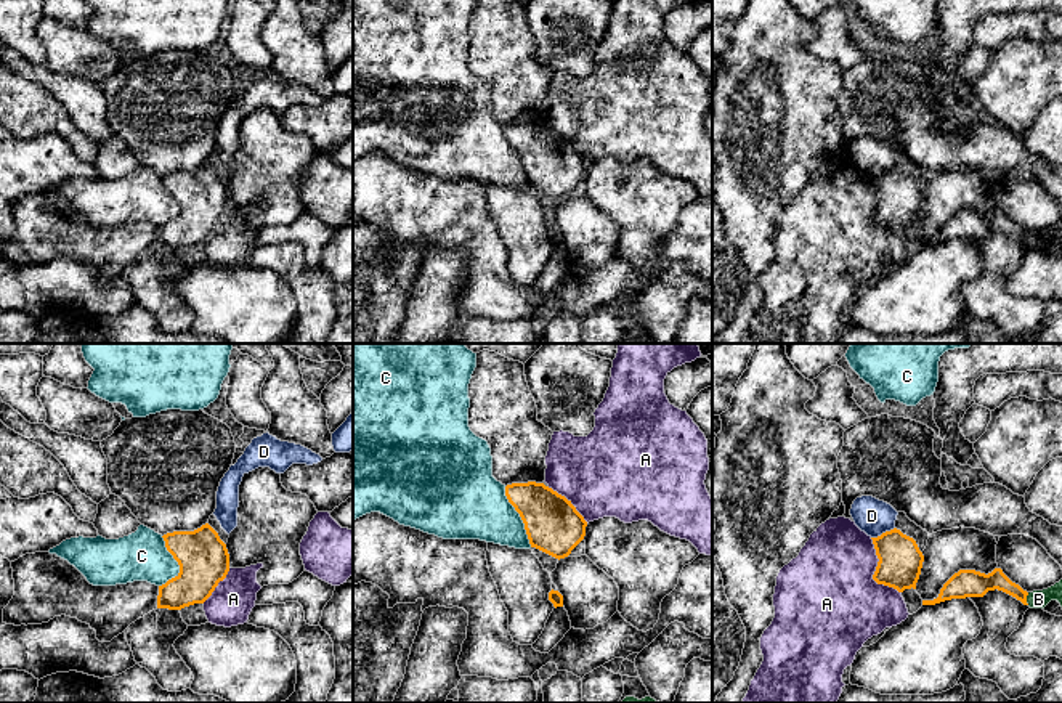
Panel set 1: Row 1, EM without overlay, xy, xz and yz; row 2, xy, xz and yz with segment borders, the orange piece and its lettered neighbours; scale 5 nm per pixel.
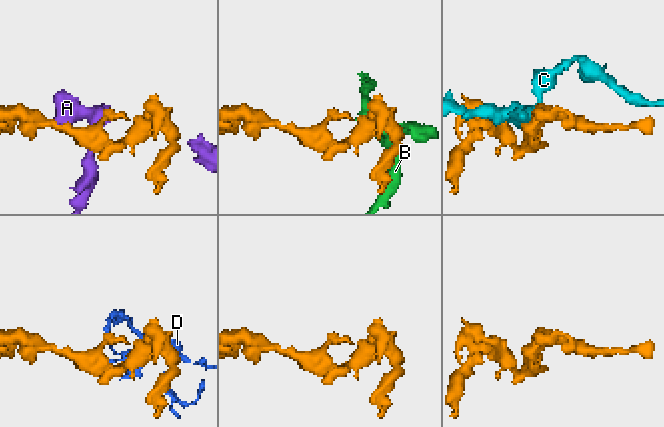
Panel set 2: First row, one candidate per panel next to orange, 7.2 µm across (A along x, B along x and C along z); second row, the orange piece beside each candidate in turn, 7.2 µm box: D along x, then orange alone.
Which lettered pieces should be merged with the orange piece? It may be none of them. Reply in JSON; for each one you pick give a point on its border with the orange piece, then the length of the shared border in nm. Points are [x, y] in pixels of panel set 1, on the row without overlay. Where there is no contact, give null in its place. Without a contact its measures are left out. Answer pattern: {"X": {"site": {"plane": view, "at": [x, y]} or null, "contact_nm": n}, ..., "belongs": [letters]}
{"belongs": []}

